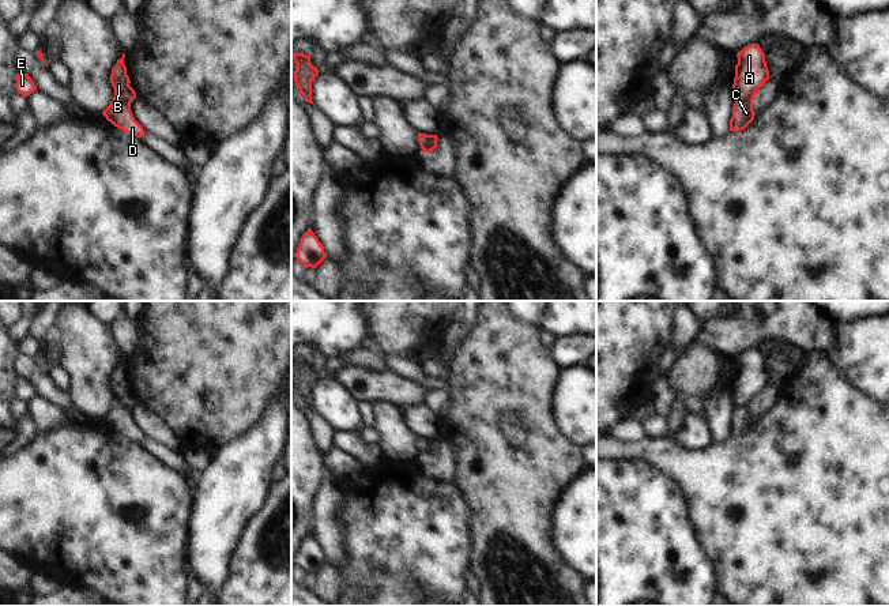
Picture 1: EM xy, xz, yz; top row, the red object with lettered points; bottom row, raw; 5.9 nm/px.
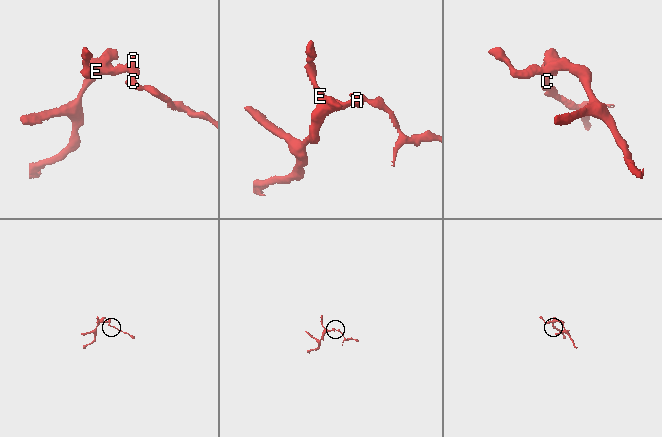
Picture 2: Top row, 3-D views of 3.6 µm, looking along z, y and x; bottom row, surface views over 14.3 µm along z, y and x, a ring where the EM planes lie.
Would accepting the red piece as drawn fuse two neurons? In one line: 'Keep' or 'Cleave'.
Cleave.

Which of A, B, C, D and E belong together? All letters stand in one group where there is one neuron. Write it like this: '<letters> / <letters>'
A B E / C D

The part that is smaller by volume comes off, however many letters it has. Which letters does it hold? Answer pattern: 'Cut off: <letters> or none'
Cut off: C, D

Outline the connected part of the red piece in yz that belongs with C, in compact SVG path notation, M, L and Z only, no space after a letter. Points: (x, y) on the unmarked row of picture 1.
M735 406L732 411L732 422L730 425L730 436L742 436L754 425L753 407Z

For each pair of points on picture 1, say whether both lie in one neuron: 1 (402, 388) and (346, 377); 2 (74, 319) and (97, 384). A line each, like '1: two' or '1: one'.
1: one
2: one

